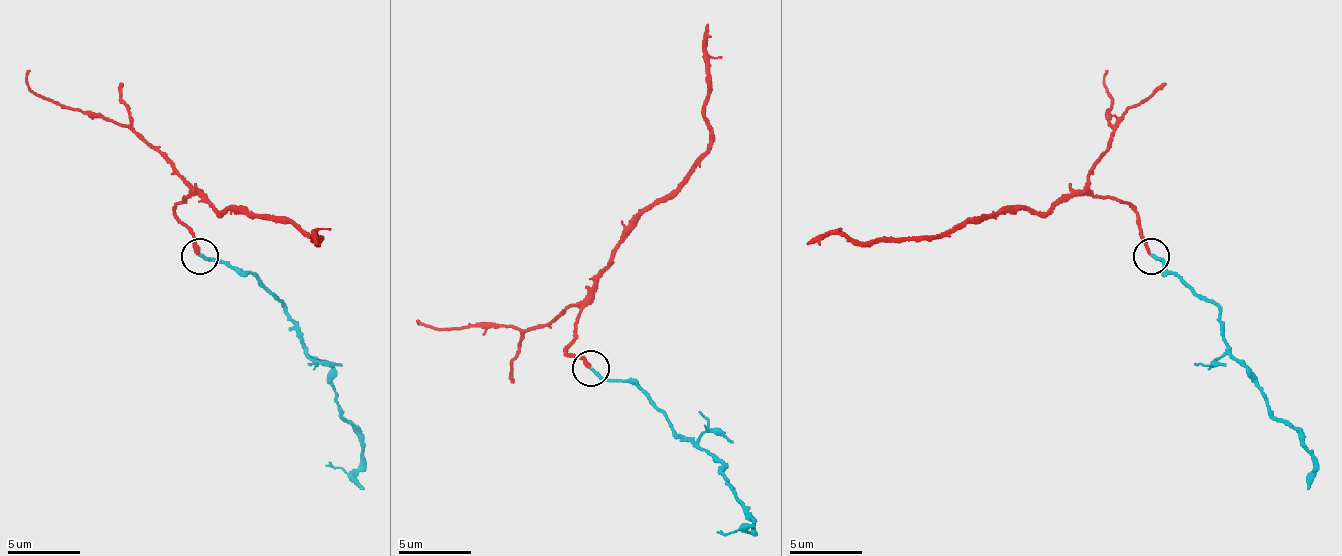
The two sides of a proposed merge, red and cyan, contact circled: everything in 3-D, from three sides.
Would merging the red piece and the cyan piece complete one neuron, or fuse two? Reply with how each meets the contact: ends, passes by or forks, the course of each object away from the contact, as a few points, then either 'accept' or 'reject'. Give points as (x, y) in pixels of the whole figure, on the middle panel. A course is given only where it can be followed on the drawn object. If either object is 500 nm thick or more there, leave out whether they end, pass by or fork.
red ends; cyan ends; course red (590, 367), (568, 352), (593, 276), (608, 261), (615, 243), (666, 196), (710, 141), (706, 24); course cyan (590, 367), (604, 378), (630, 382), (677, 436), (721, 462), (728, 487), (754, 527), (717, 531); accept

